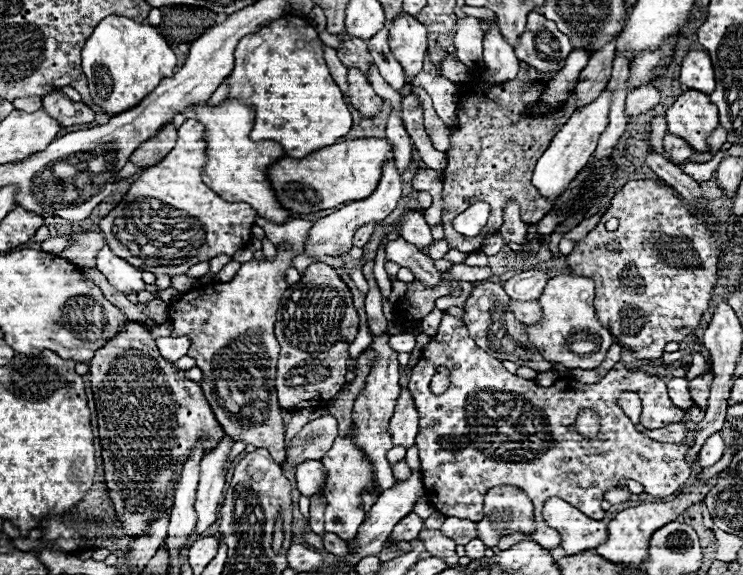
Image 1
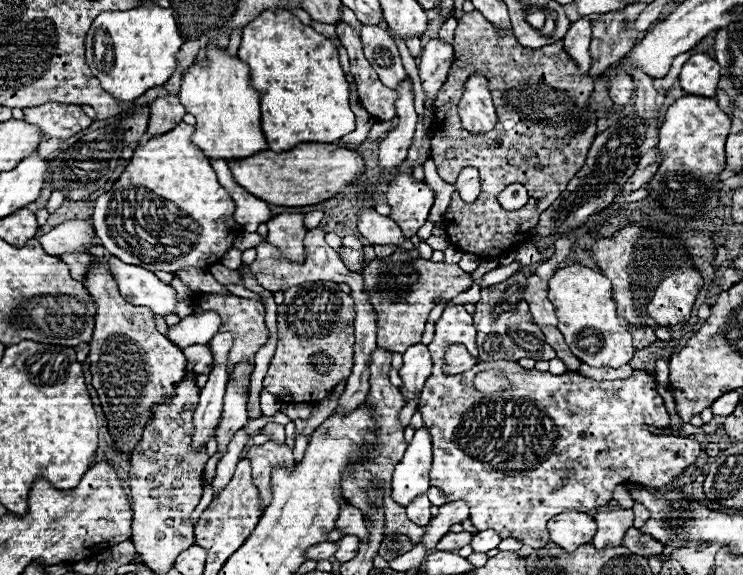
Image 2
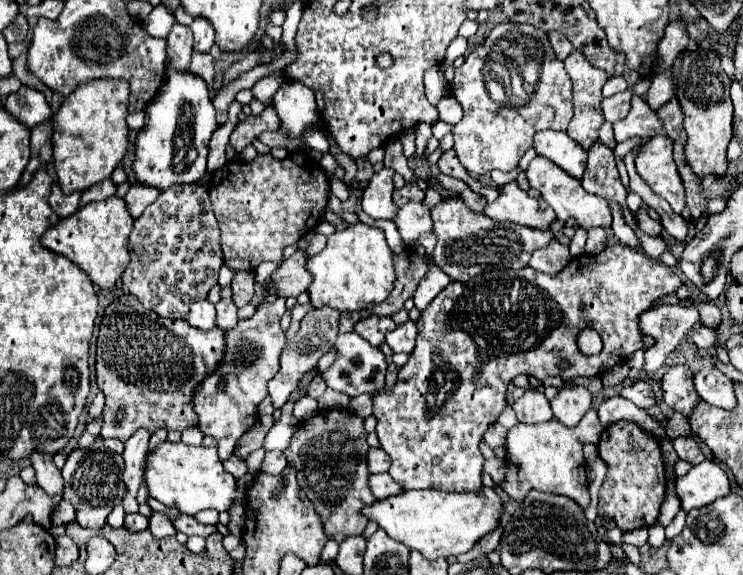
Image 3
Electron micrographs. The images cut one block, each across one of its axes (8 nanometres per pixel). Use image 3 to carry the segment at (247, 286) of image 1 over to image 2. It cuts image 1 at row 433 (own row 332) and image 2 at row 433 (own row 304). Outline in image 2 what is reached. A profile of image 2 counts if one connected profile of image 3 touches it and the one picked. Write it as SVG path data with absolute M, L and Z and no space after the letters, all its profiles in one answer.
M268 422L268 424L260 430L260 434L268 434L272 442L276 442L276 444L284 444L284 426L282 426L282 424Z

